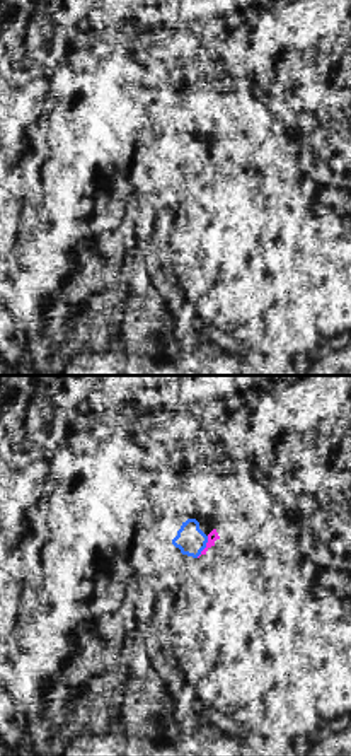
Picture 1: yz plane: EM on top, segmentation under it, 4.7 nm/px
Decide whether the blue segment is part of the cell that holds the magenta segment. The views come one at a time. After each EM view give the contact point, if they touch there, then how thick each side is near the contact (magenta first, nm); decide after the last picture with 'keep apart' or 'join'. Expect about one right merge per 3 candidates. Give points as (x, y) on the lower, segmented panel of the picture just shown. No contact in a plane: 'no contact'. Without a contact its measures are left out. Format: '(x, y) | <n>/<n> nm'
(207, 546) | 50/140 nm

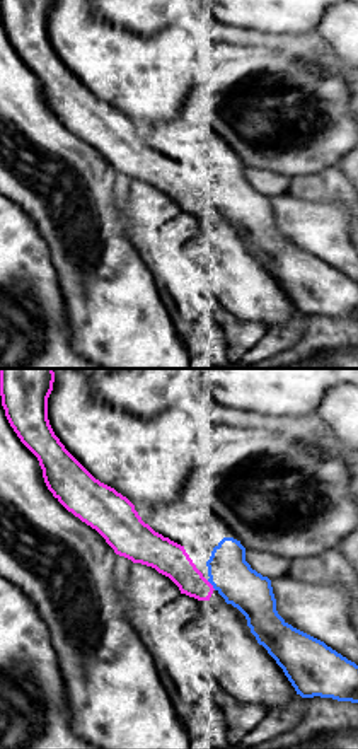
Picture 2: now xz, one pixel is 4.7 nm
(212, 586) | 160/200 nm

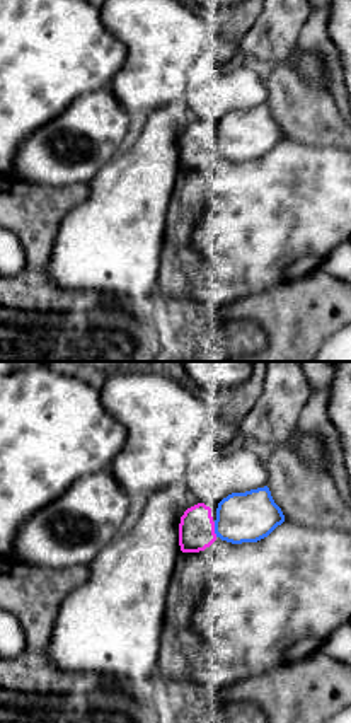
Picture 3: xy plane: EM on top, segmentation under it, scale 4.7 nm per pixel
(213, 529) | 180/240 nm

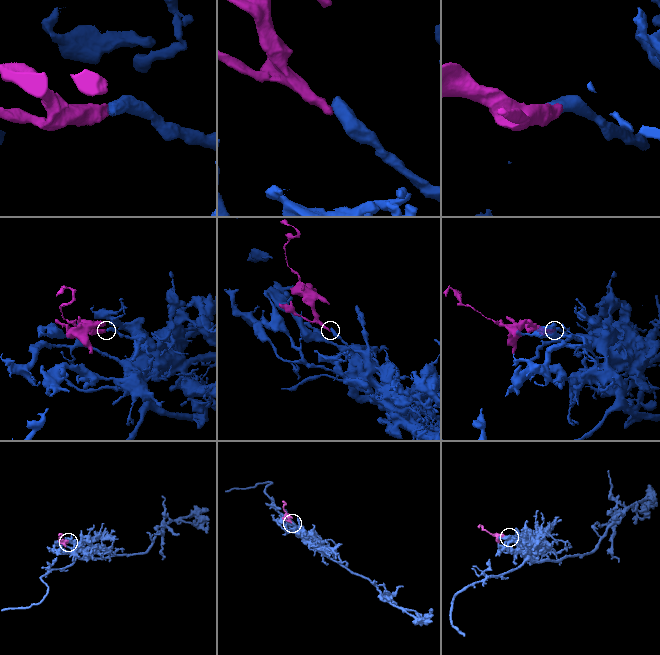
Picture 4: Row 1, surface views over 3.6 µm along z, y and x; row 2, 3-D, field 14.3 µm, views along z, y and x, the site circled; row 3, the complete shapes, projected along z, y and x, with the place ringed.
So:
join

